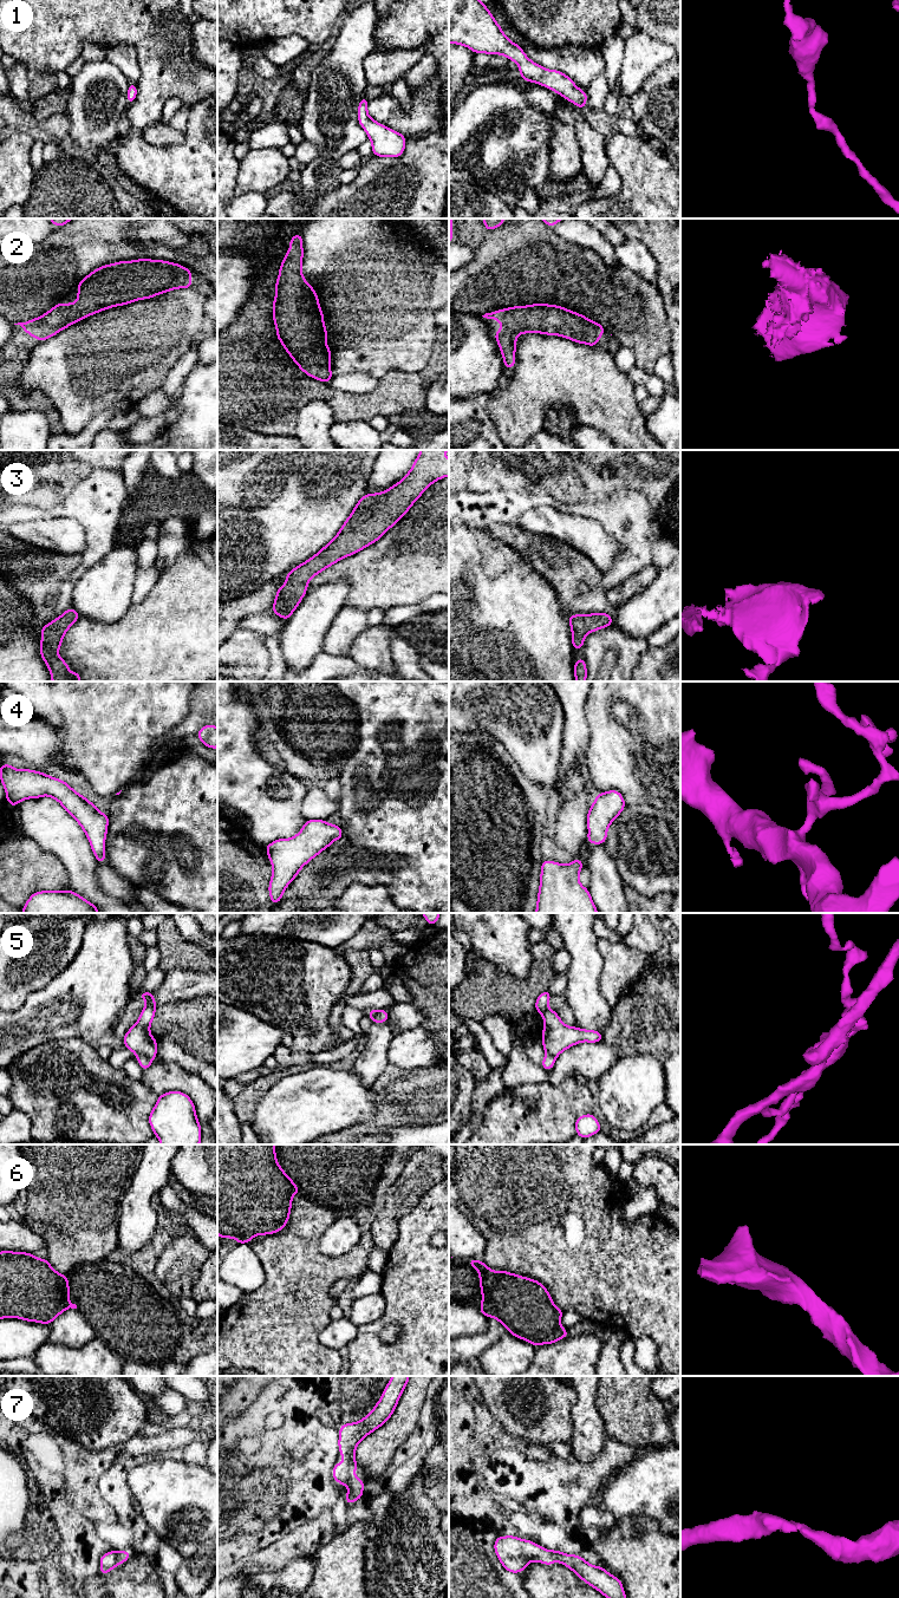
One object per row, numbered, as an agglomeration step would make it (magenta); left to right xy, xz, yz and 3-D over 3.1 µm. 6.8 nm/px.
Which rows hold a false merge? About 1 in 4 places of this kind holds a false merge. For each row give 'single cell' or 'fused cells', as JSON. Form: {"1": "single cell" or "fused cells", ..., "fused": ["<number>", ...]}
{"1": "single cell", "2": "single cell", "3": "single cell", "4": "single cell", "5": "fused cells", "6": "single cell", "7": "single cell", "fused": ["5"]}

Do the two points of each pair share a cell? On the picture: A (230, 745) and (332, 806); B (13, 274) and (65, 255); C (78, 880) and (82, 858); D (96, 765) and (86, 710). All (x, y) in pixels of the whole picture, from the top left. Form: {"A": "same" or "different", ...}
{"A": "different", "B": "same", "C": "same", "D": "same"}

